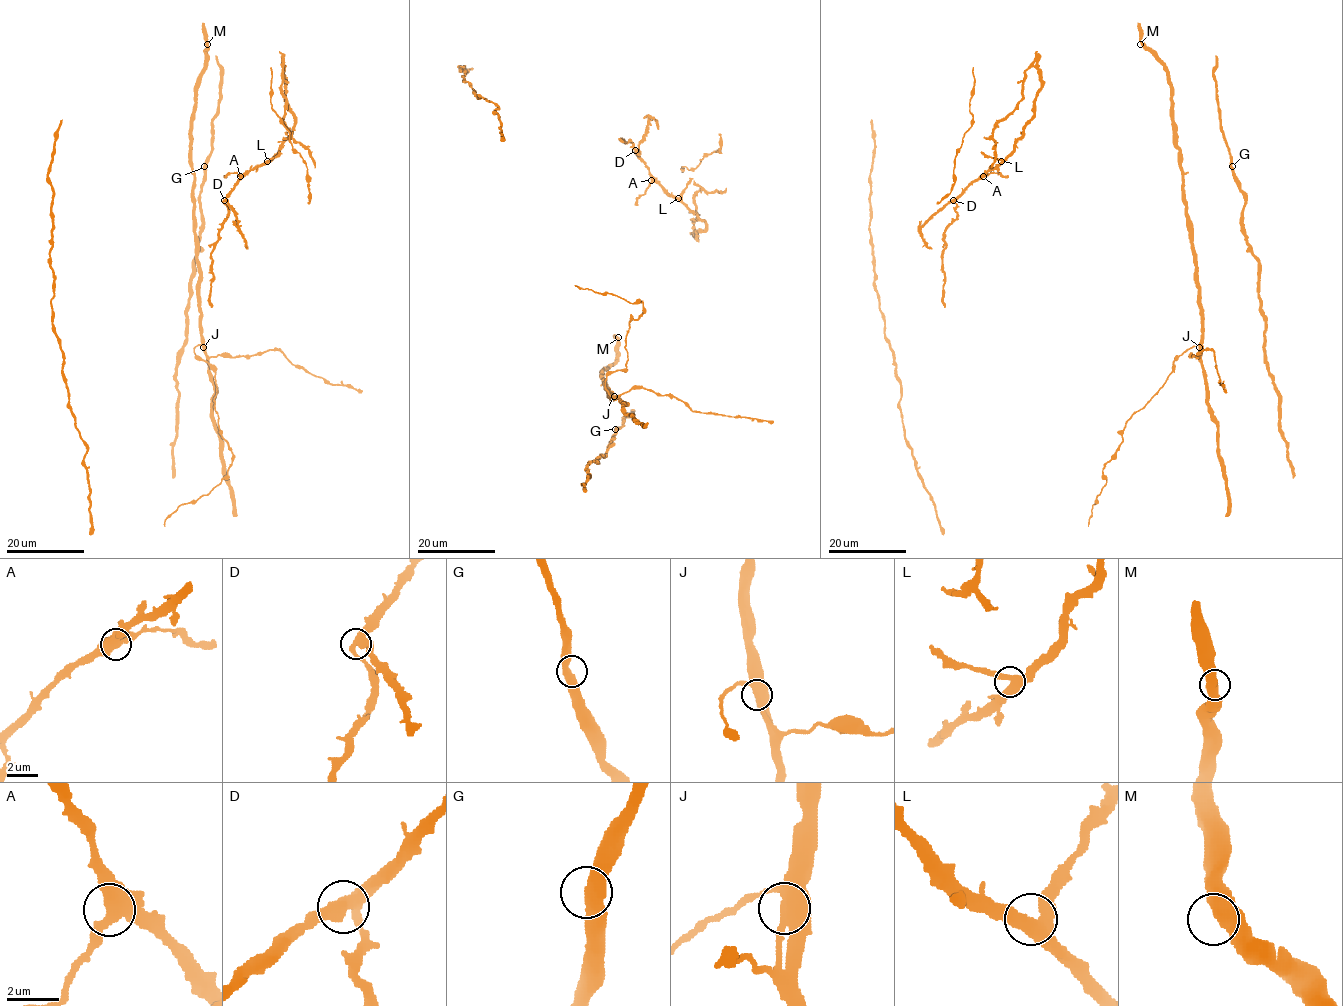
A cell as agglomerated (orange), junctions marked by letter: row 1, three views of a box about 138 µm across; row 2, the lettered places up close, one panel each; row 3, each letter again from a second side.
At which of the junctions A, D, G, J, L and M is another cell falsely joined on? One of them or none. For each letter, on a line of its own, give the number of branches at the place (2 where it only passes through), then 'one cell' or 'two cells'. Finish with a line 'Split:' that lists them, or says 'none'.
A: 3 branches meet; one cell
D: 3 branches meet; one cell
G: 2 branches meet; one cell
J: 3 branches meet; one cell
L: 3 branches meet; one cell
M: 2 branches meet; one cell
Split: none

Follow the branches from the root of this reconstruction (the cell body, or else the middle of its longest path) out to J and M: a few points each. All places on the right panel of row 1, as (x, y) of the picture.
J: (1169, 376), (1173, 362), (1180, 355), (1196, 345), (1199, 347)
M: (1169, 376), (1173, 362), (1199, 343), (1202, 313), (1191, 223), (1186, 212), (1169, 74), (1164, 65), (1140, 44)

